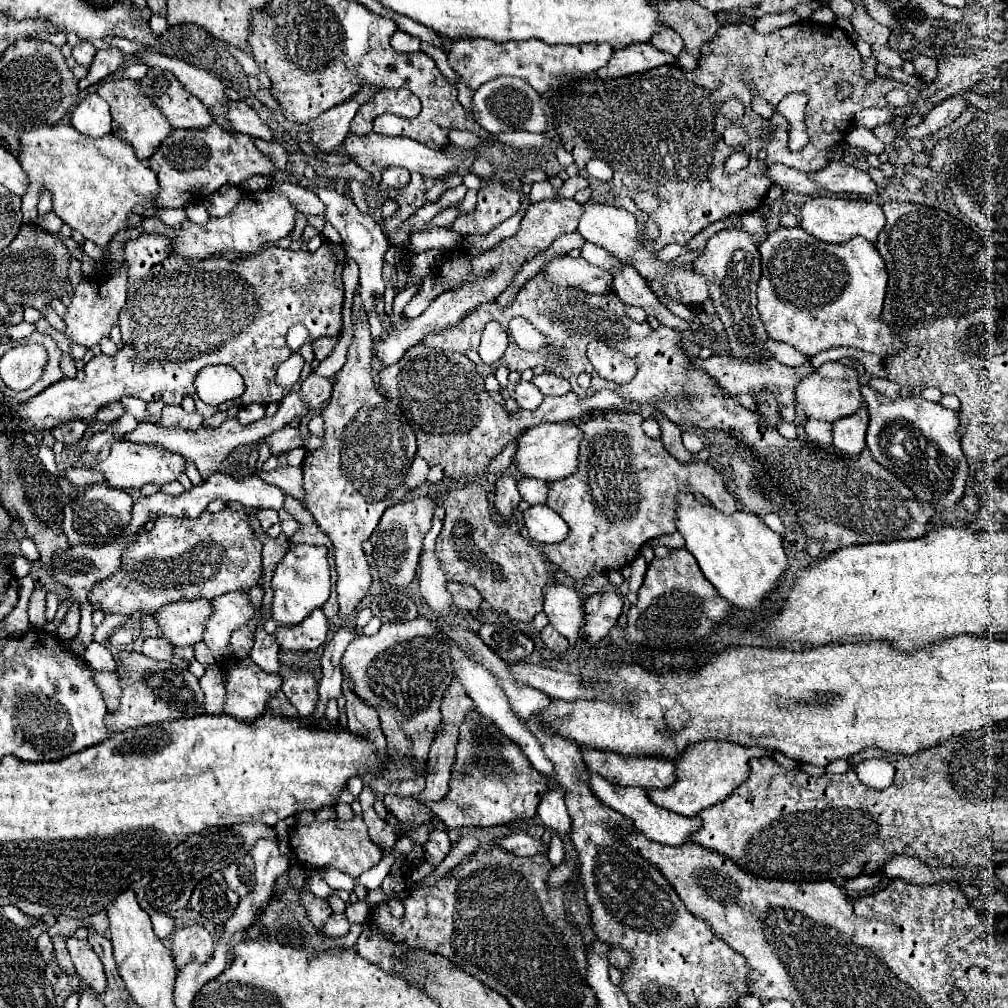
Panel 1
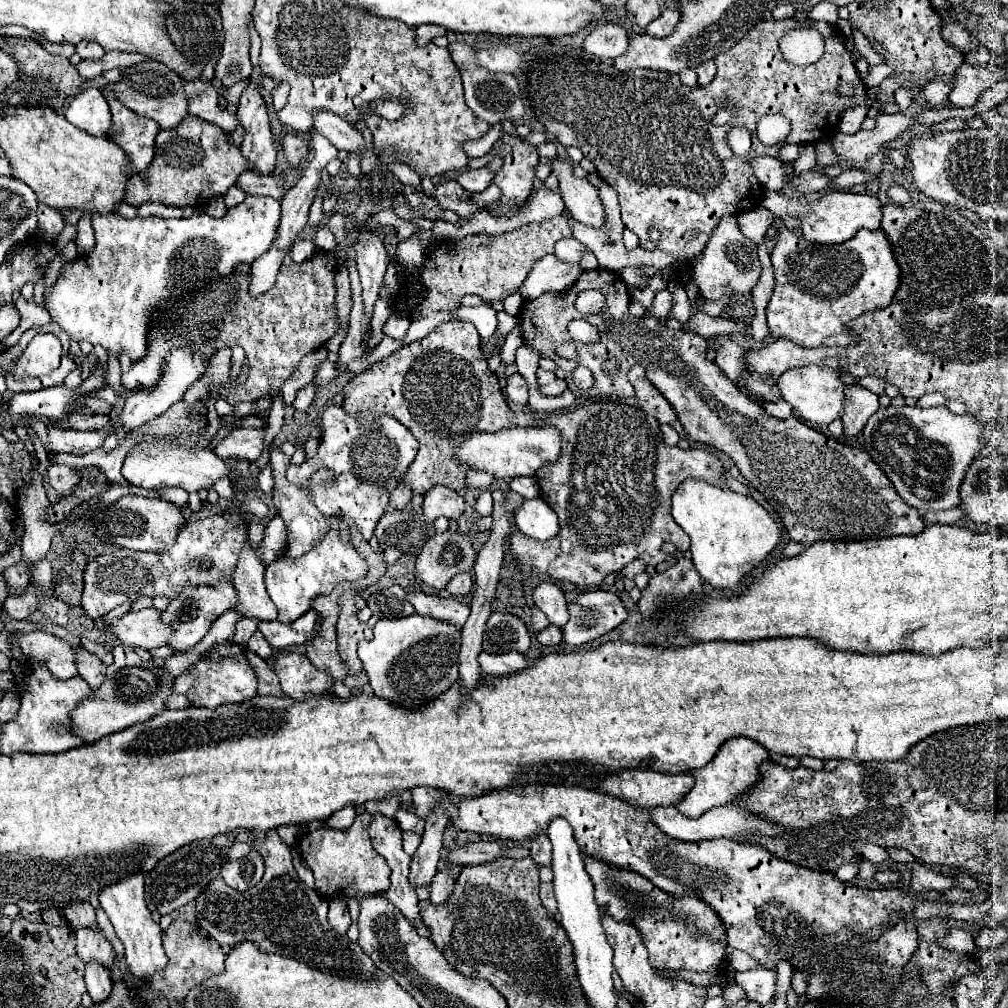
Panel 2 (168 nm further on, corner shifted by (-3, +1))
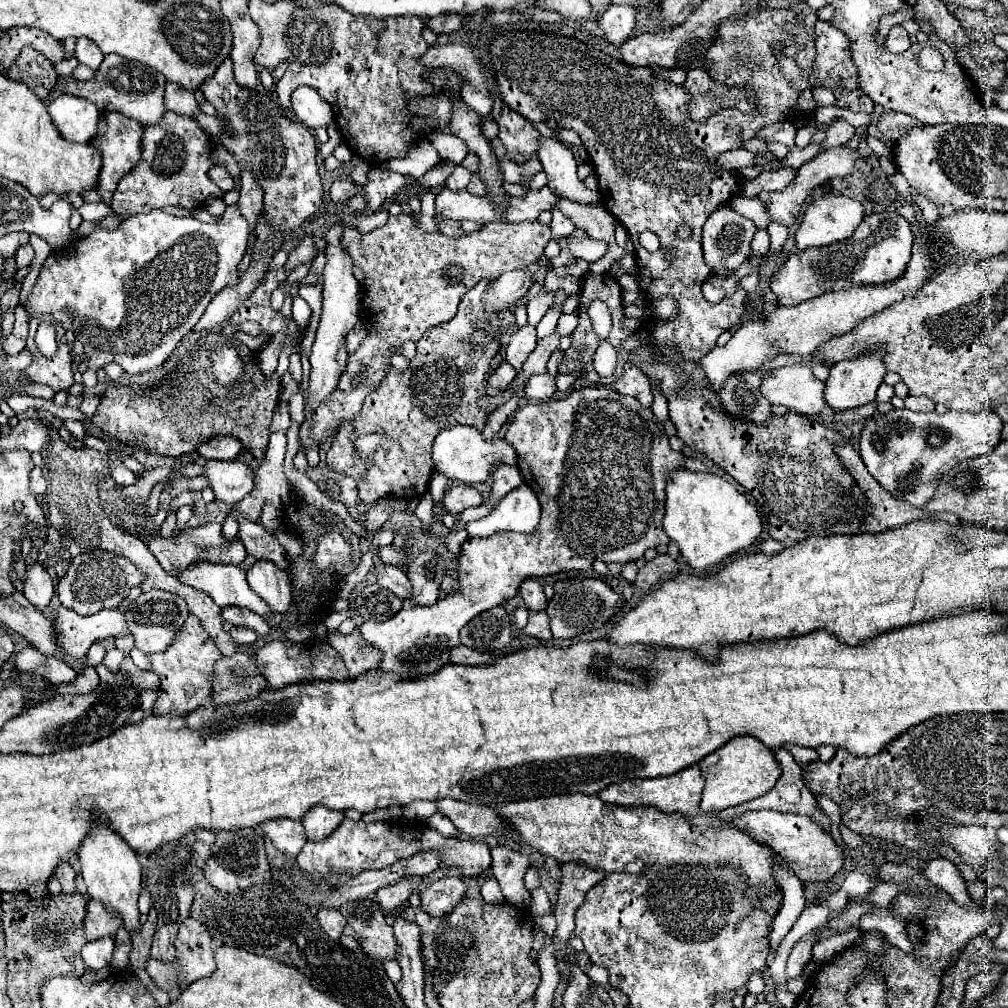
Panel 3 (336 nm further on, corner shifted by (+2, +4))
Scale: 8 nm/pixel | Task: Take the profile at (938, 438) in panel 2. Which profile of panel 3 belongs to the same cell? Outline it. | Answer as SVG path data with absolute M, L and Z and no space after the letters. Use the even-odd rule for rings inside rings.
M907 408L893 410L889 414L875 414L867 420L859 454L871 476L897 500L905 500L911 506L921 508L933 498L941 476L957 466L961 460L975 458L991 452L1001 440L1003 422L997 412L911 412Z

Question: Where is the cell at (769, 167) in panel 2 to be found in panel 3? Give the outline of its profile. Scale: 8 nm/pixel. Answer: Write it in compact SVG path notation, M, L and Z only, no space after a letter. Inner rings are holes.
M745 148L729 150L729 152L723 152L723 156L719 156L719 166L721 168L739 170L743 166L753 166L753 164L755 164L755 154L747 152Z

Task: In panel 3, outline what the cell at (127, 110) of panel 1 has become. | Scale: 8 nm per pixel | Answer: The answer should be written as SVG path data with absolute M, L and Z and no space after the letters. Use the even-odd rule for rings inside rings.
M103 112L99 116L99 124L97 124L97 130L99 130L99 138L95 134L95 138L91 140L91 144L95 148L101 150L101 158L103 158L103 164L101 164L101 172L99 172L99 180L97 180L97 186L95 190L99 192L101 196L101 202L109 204L111 202L111 196L117 188L117 182L129 174L135 164L139 162L141 158L141 132L143 132L143 126L123 114L117 114L117 112ZM99 142L99 146L97 146Z

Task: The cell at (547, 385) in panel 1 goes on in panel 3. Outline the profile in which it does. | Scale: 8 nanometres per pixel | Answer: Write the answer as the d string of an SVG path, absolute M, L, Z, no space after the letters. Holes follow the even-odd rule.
M549 372L531 376L525 384L525 394L527 398L535 398L539 402L549 400L555 394L555 376L551 376Z

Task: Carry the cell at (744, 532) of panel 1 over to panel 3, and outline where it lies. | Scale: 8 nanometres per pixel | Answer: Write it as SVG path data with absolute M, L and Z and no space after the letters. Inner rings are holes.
M677 468L671 470L667 478L663 528L667 536L679 546L681 556L691 568L709 572L739 548L747 548L759 538L763 524L757 508L719 474Z

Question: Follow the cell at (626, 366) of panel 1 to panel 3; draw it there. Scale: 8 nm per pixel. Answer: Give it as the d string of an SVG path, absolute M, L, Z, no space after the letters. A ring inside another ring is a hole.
M627 362L627 364L623 366L623 376L615 382L615 390L617 390L619 394L633 396L633 398L639 400L645 408L649 408L651 402L653 402L649 378L647 378L633 362Z

